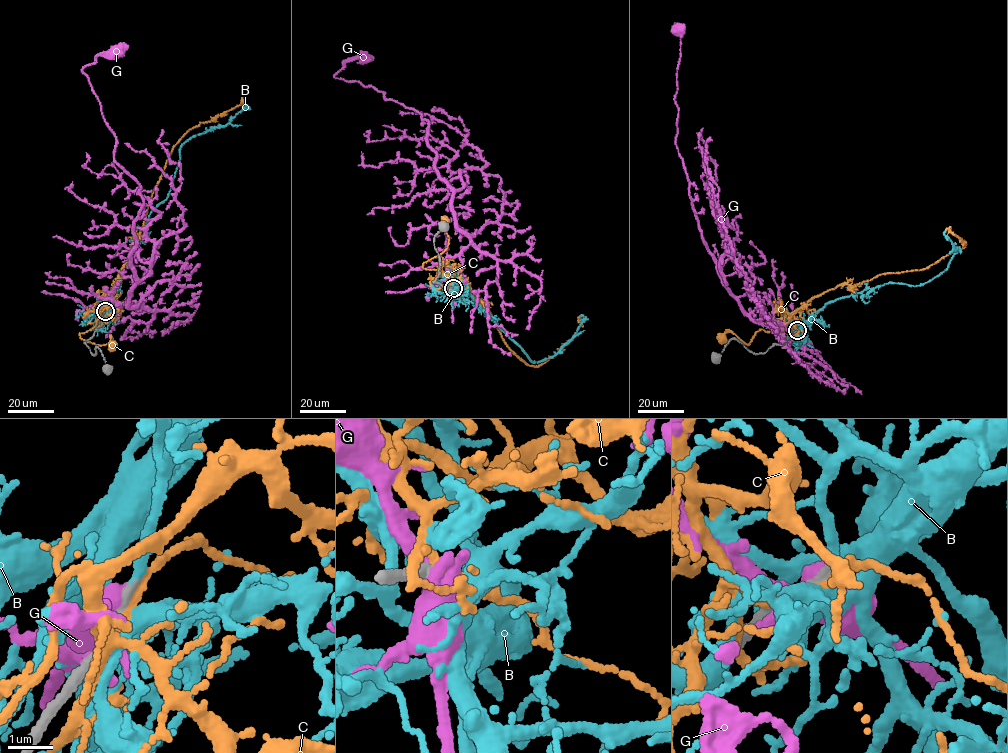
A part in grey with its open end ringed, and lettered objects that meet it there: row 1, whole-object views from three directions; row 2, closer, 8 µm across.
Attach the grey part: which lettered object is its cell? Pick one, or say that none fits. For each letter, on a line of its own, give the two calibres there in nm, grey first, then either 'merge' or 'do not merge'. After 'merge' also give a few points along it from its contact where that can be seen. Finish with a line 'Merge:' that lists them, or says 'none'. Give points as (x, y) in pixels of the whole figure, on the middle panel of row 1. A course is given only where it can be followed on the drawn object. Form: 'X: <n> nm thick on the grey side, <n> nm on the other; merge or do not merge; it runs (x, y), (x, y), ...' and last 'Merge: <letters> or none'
B: 240 nm thick on the grey side, 200 nm on the other; merge; it runs (452, 288), (471, 296), (533, 362), (559, 352), (574, 335), (583, 320), (581, 315)
C: 300 nm thick on the grey side, 160 nm on the other; do not merge
G: 300 nm thick on the grey side, 480 nm on the other; do not merge
Merge: B

